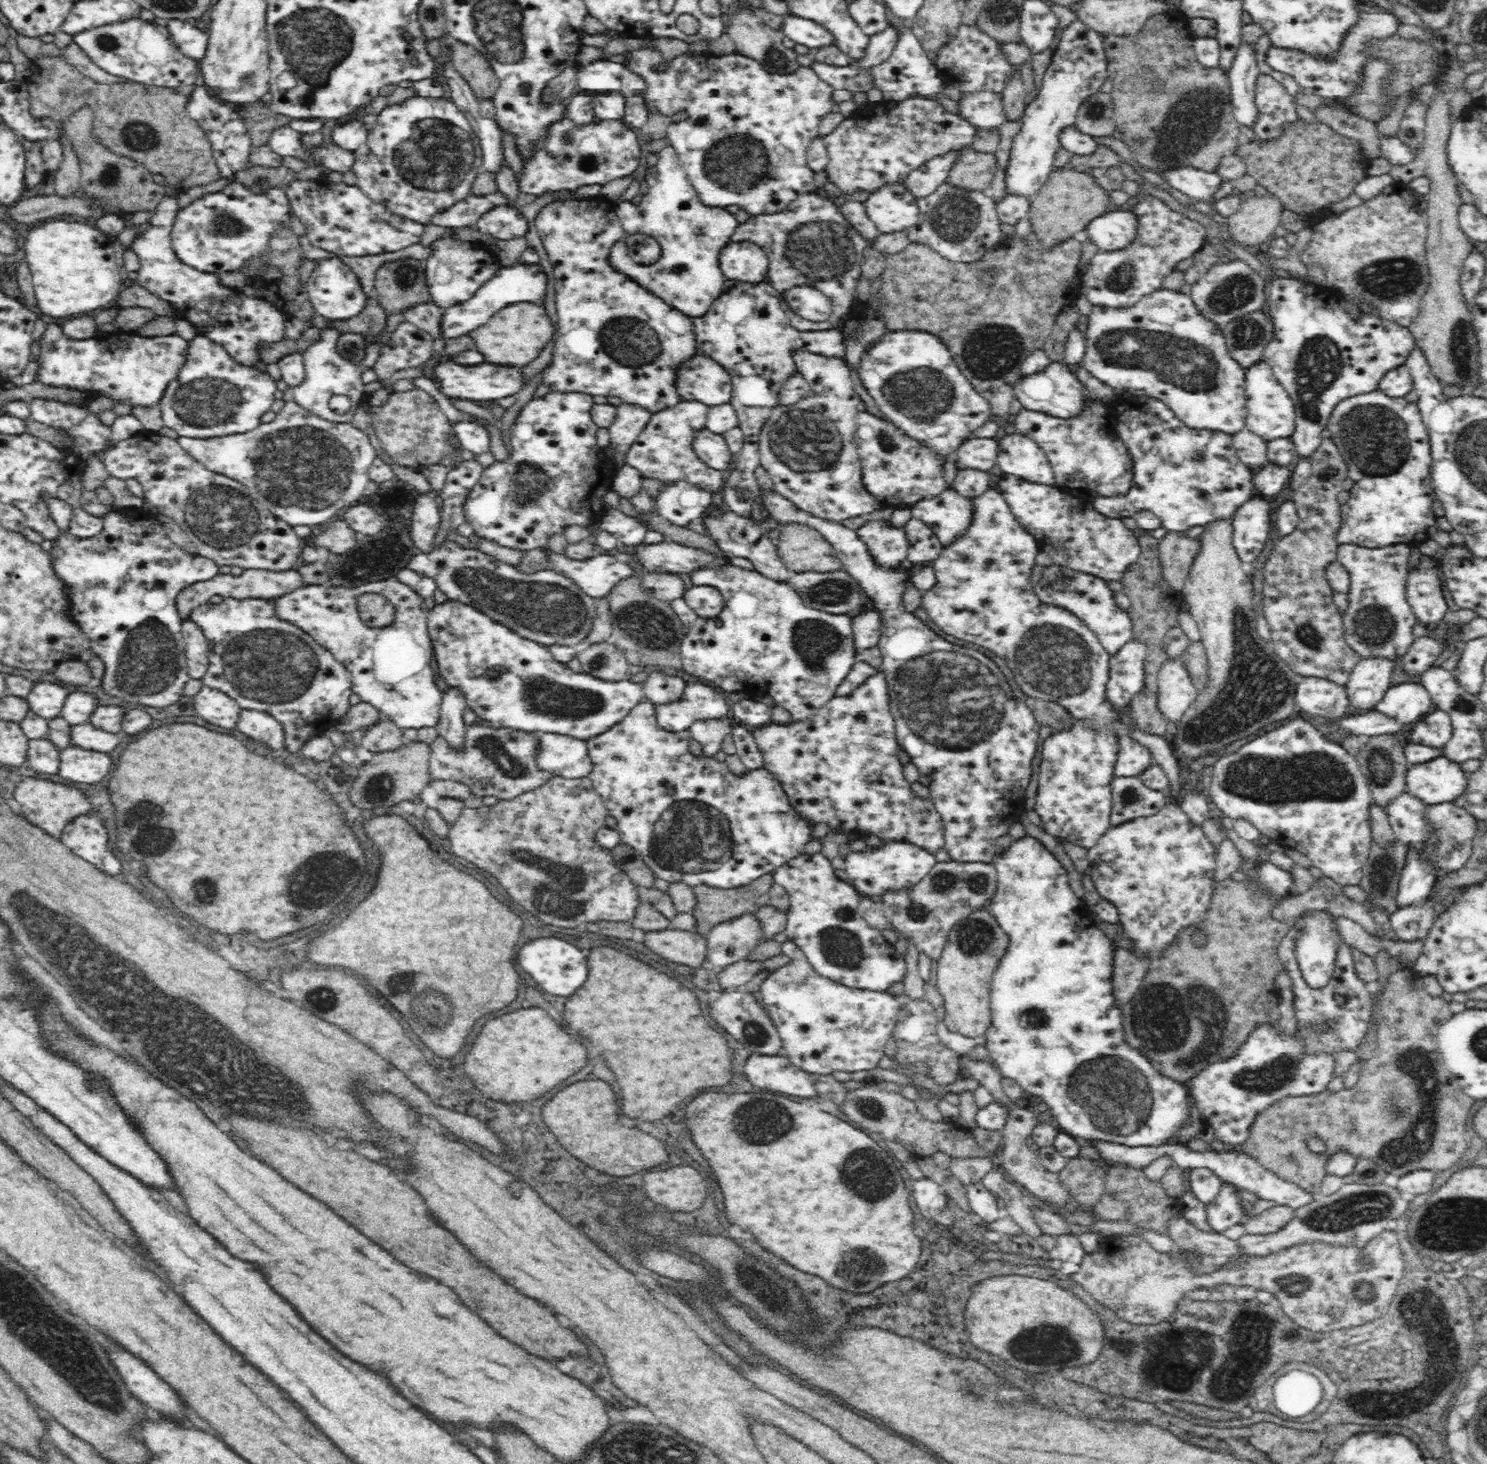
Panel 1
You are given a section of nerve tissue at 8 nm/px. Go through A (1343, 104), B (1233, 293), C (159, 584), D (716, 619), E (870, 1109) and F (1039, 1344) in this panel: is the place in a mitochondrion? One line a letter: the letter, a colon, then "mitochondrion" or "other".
A: other
B: mitochondrion
C: other
D: other
E: mitochondrion
F: mitochondrion

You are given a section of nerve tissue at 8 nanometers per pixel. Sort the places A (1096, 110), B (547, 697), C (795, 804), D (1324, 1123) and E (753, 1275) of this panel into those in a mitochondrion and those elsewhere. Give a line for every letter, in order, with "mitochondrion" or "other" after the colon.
A: mitochondrion
B: mitochondrion
C: other
D: other
E: mitochondrion

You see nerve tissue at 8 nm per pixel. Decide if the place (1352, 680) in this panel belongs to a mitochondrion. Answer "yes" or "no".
no

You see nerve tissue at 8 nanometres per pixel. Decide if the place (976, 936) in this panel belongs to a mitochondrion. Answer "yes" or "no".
yes

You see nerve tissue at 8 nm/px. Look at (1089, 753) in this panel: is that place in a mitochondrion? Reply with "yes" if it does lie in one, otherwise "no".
no

